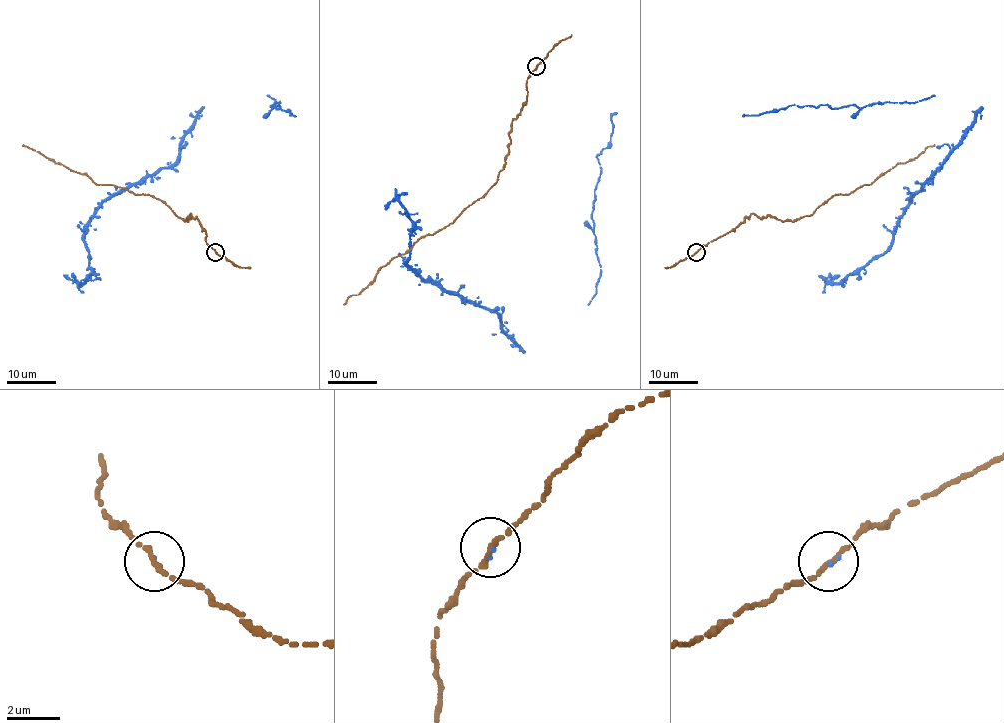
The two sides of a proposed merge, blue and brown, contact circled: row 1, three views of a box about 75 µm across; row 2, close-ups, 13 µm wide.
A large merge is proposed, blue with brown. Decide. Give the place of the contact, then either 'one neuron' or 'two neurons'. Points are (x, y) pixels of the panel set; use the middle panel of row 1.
place (536, 66); one neuron

